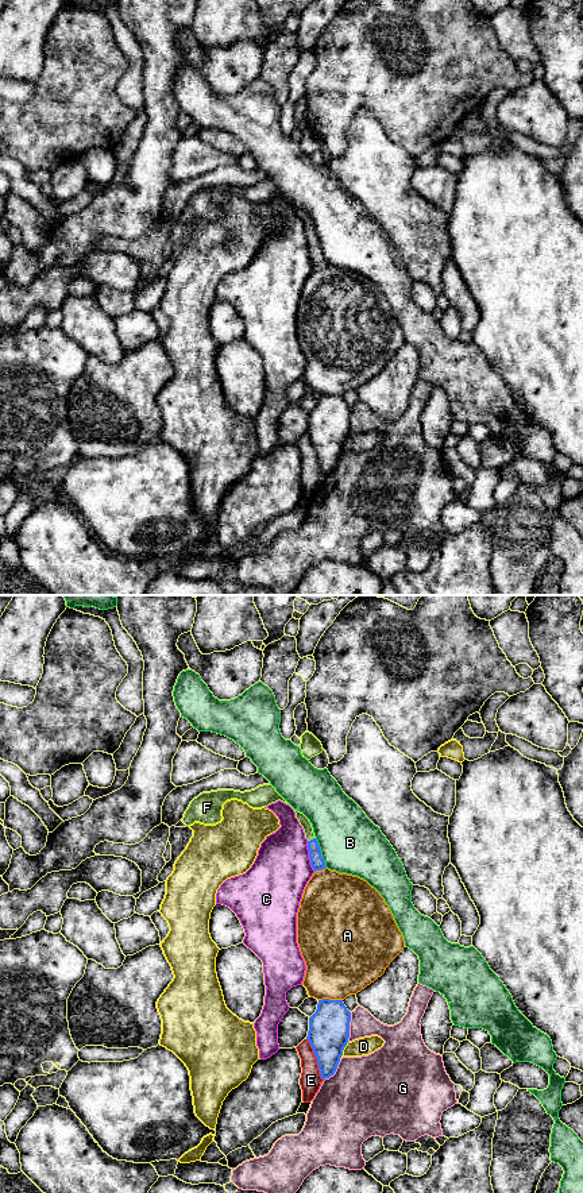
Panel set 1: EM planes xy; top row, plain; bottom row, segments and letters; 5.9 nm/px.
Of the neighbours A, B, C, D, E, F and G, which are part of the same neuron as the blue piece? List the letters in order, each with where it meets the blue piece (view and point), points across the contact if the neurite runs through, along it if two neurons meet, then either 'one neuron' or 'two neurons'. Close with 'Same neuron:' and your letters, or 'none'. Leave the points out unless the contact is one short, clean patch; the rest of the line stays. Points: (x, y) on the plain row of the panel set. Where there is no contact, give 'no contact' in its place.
A: meets blue in xy at (328, 394); two neurons
B: meets blue in xy at (320, 248); two neurons
C: meets blue in xy at (309, 251); two neurons
D: meets blue in xy at (343, 444); two neurons
E: meets blue in xy at (316, 454); two neurons
F: meets blue in xy at (311, 235); runs through xy (315, 248), (311, 235), (302, 215); one neuron
G: meets blue in xy at (348, 423); two neurons
Same neuron: F

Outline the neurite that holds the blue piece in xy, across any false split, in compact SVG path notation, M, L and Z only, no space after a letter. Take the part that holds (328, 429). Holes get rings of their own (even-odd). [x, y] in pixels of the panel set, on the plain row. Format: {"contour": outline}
{"contour": "M318 395L316 408L309 413L309 426L306 435L309 436L316 451L323 475L333 471L337 464L343 445L348 439L350 417L351 408L347 405L343 395Z"}

